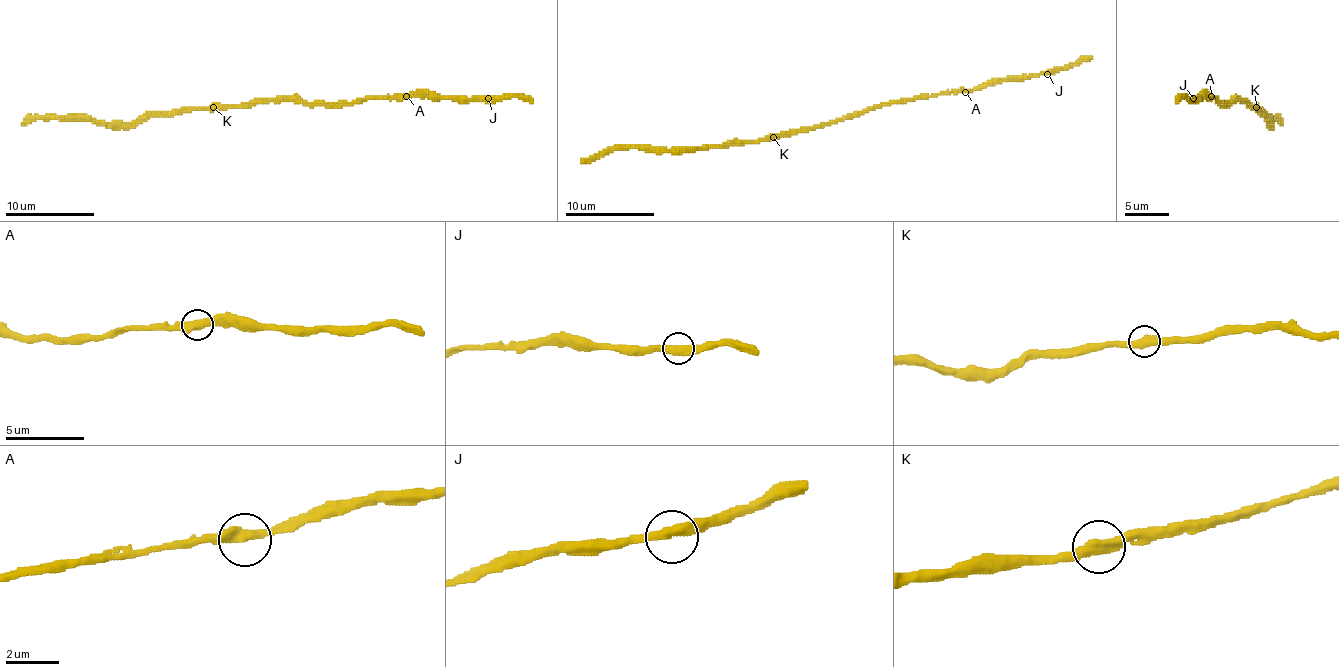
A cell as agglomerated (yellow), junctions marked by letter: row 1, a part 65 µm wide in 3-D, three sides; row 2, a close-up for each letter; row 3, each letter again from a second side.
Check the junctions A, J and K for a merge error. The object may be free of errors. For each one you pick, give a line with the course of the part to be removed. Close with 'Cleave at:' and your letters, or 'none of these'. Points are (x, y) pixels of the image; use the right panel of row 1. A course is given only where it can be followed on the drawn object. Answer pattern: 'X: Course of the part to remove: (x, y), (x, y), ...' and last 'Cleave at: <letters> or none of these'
Cleave at: none of these

